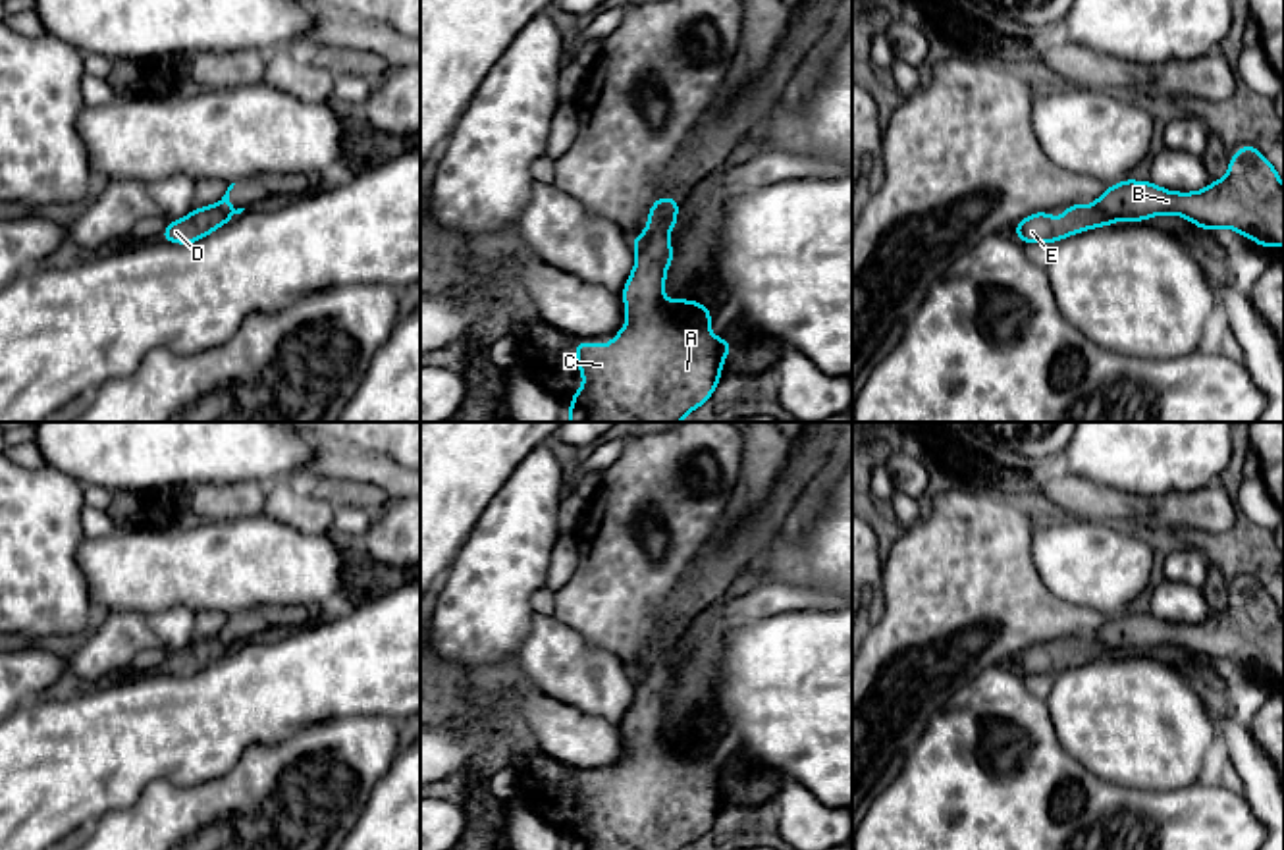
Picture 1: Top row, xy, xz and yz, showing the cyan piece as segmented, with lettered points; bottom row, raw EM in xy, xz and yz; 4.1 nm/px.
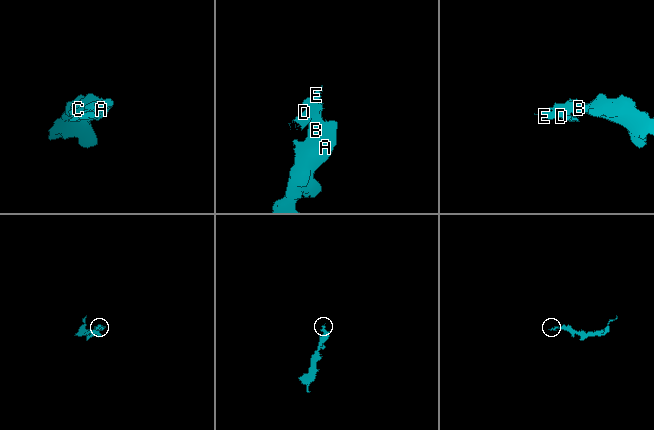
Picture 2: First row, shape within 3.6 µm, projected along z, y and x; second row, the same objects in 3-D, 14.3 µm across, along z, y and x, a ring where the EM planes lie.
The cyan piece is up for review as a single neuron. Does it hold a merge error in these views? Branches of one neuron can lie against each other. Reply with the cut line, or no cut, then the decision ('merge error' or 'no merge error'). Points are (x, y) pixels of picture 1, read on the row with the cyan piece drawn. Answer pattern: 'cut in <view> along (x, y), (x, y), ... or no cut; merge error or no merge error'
cut in xz along (677, 203), (637, 251); merge error

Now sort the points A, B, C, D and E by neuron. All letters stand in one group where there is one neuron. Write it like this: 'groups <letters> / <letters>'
groups A B C / D E

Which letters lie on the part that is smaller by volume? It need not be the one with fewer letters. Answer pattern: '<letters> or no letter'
D, E

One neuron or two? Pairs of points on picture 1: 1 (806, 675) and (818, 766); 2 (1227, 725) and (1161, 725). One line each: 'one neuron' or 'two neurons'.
1: one neuron
2: two neurons

